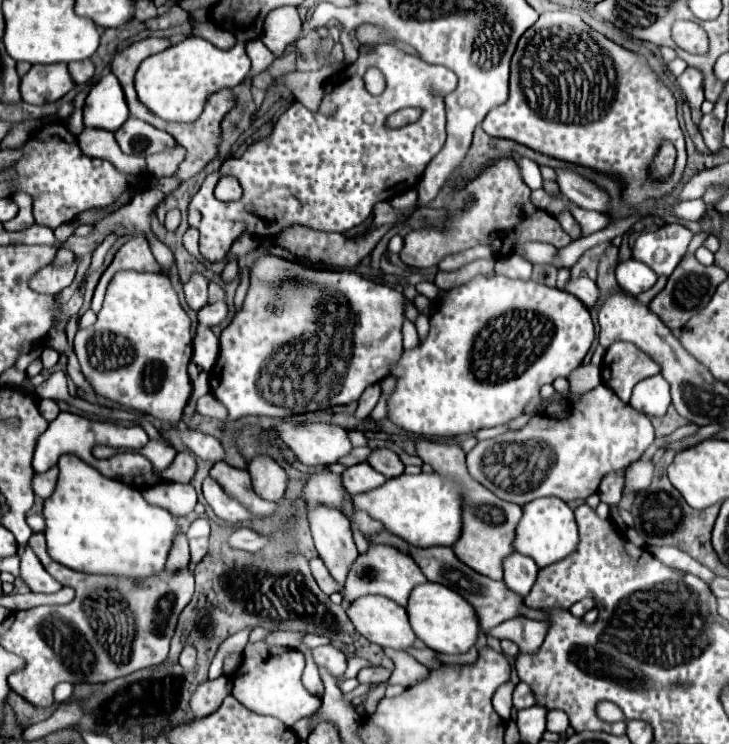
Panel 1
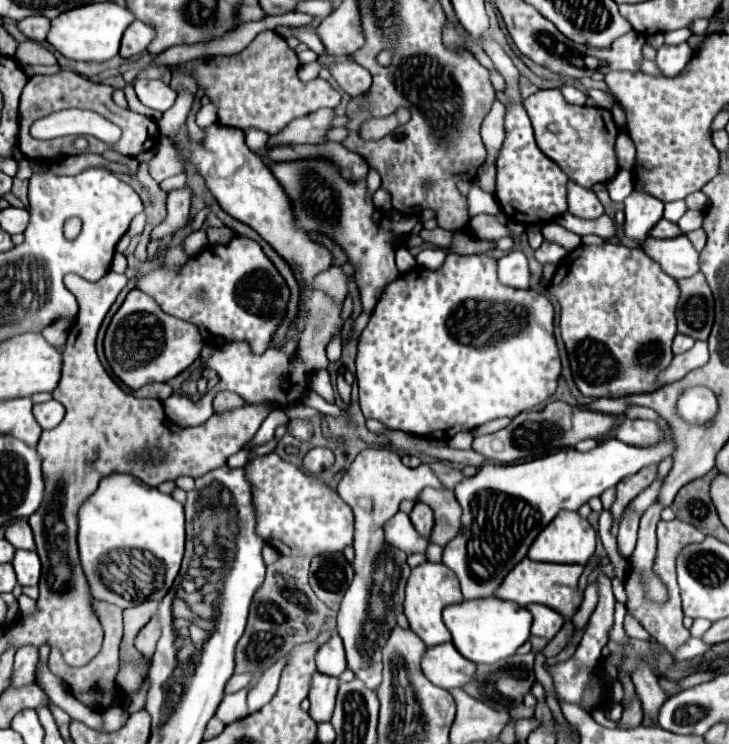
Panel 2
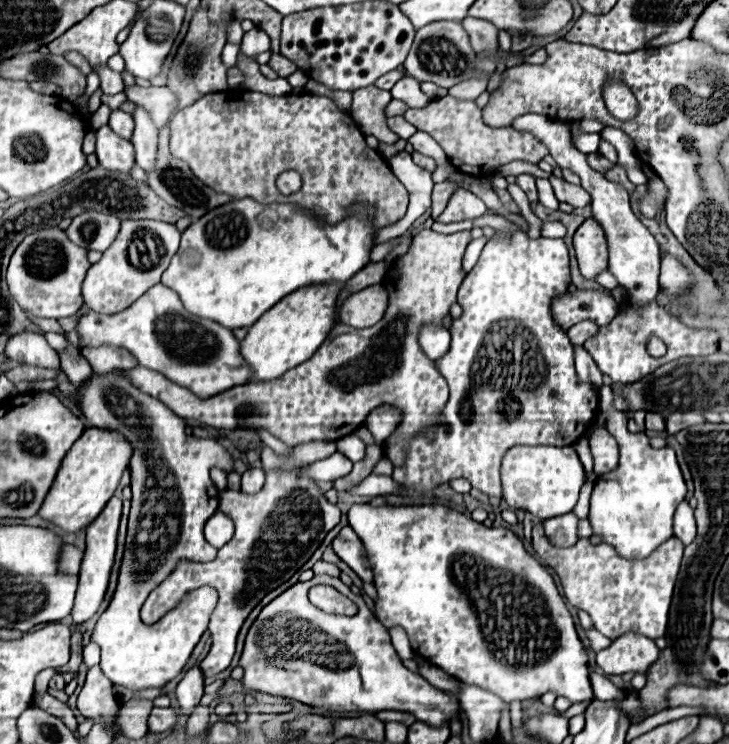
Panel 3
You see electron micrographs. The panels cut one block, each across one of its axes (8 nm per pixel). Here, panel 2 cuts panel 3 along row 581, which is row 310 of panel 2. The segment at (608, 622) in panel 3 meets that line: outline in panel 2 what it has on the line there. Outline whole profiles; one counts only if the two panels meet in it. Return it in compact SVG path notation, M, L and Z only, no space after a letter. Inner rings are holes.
M604 242L600 246L578 246L576 250L572 250L558 266L556 266L556 274L548 284L548 292L558 300L560 304L560 334L564 340L566 350L570 352L570 368L572 368L572 376L574 382L578 386L578 390L582 392L582 396L590 396L590 398L620 398L624 394L640 394L644 390L652 390L654 388L654 380L656 376L670 364L672 360L672 338L676 336L676 304L680 298L680 290L678 290L678 282L668 276L662 268L656 266L656 262L644 254L644 250L640 248L622 248L622 244L612 244L612 242Z

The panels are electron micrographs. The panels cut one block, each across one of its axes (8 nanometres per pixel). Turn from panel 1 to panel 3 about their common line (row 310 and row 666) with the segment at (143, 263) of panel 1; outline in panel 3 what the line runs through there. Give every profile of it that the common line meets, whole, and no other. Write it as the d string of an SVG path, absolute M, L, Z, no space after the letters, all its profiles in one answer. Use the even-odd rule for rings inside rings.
M94 666L86 674L86 684L78 696L78 710L86 718L106 718L110 720L118 710L120 704L112 696L112 682L102 676L100 666Z

